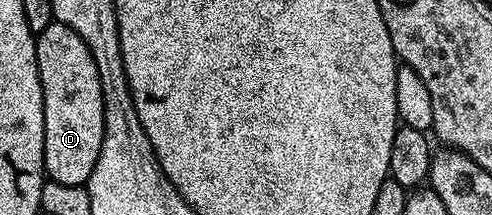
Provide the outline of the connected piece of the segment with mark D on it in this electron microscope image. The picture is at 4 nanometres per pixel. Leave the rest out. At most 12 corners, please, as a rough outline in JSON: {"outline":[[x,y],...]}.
{"outline":[[53,20],[34,38],[45,176],[85,185],[104,95],[92,51]]}

